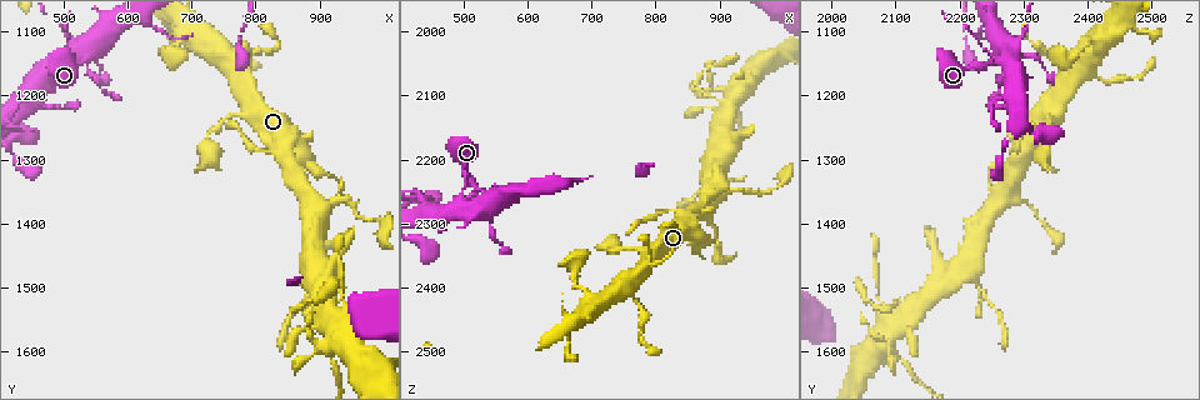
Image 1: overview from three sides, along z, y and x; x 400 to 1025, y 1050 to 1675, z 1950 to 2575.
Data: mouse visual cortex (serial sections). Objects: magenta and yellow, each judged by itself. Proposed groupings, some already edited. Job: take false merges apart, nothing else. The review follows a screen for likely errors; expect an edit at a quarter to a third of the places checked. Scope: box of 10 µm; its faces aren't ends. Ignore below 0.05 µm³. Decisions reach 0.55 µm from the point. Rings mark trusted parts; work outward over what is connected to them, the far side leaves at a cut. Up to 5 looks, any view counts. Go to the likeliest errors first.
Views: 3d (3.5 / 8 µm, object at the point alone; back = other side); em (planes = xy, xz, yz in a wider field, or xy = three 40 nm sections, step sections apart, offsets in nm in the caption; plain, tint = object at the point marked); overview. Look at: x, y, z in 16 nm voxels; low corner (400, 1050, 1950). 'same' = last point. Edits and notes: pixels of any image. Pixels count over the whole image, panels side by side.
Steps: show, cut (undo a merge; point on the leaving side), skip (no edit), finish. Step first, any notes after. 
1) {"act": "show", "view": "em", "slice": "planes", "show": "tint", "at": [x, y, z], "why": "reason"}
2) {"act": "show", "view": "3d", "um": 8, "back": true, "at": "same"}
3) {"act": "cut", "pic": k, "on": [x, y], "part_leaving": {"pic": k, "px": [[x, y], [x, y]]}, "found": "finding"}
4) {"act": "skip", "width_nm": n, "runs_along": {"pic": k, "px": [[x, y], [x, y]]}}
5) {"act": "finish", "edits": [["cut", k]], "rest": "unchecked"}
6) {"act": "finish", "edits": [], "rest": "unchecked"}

{"act": "show", "view": "3d", "um": 8, "at": [865, 1325, 2285], "why": "arms part here"}

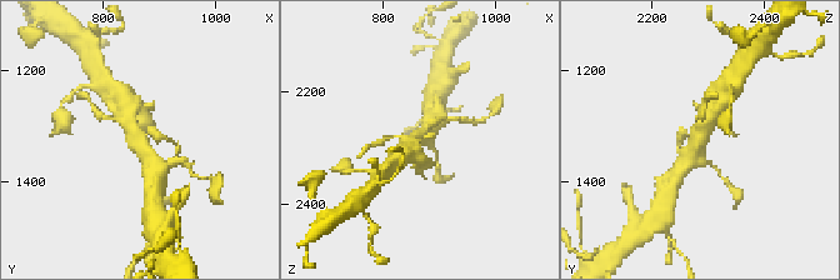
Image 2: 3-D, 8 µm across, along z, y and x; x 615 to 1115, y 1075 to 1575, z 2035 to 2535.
{"act": "show", "view": "em", "slice": "xy", "step": 2, "show": "tint", "at": "same"}

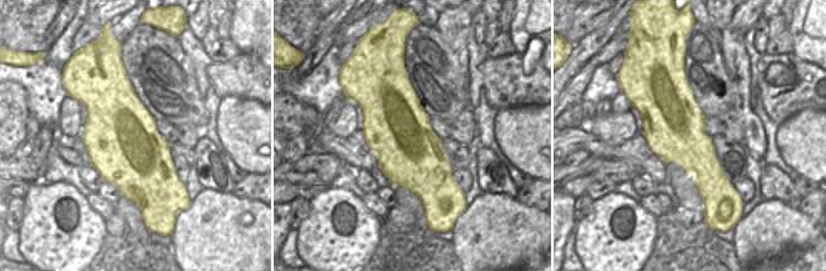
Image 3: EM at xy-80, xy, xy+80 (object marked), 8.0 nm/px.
{"act": "skip", "runs_along": {"pic": 2, "px": [[126, 109], [131, 131], [155, 168]]}, "found": "continuous, no second cell"}

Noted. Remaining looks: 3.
{"act": "show", "view": "3d", "um": 3.5, "at": [540, 1135, 2270], "why": "sharp bend"}

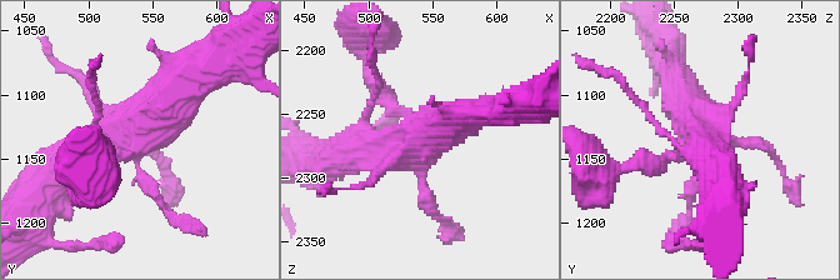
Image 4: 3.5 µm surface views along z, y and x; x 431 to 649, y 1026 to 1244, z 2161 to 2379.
{"act": "show", "view": "em", "slice": "xy", "step": 2, "show": "tint", "at": [538, 1134, 2268]}

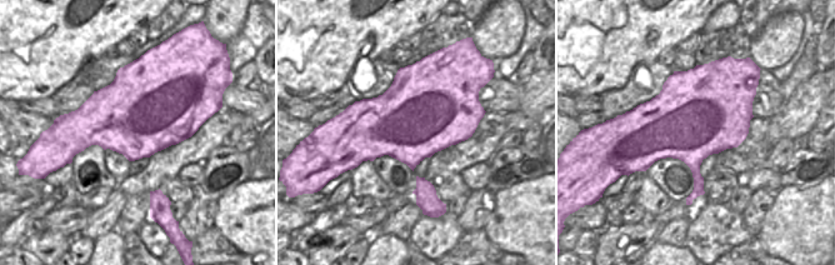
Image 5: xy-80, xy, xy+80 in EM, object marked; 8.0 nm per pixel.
{"act": "skip", "runs_along": {"pic": 4, "px": [[373, 84], [419, 138], [346, 150]]}, "found": "all the same cell"}

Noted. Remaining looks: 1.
{"act": "finish", "edits": [], "rest": "unchecked"}

